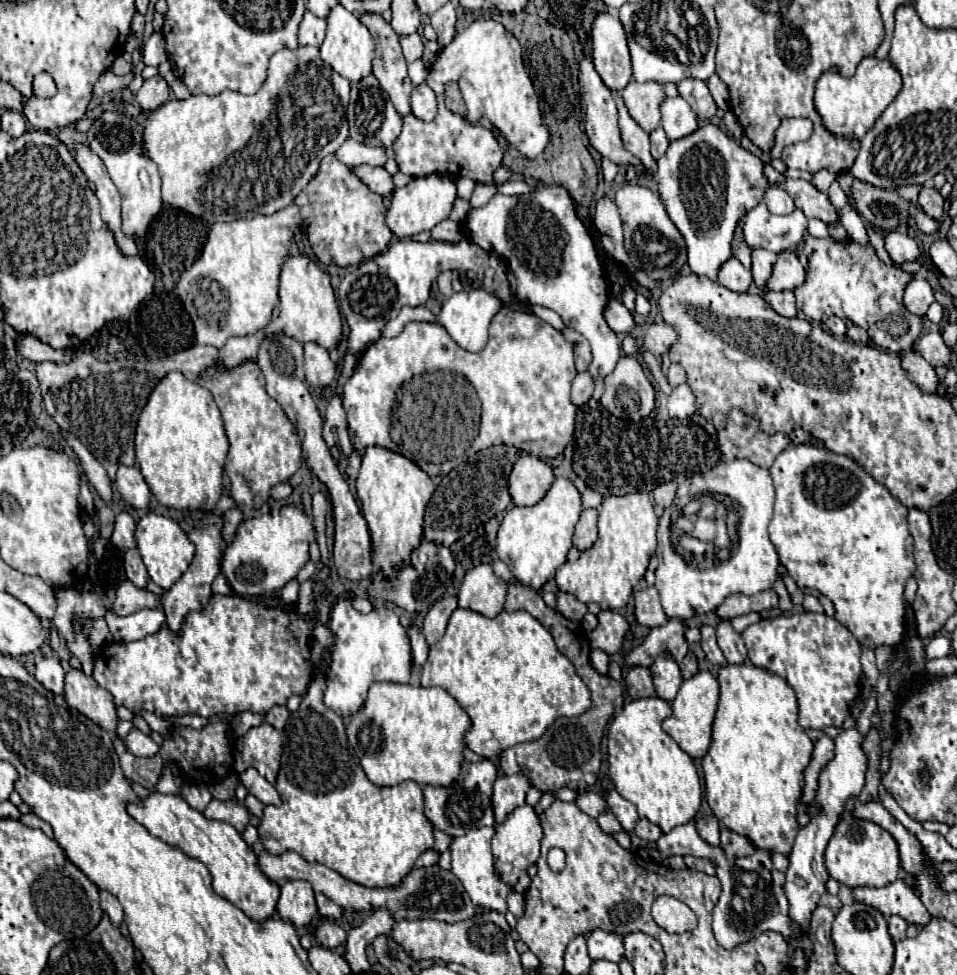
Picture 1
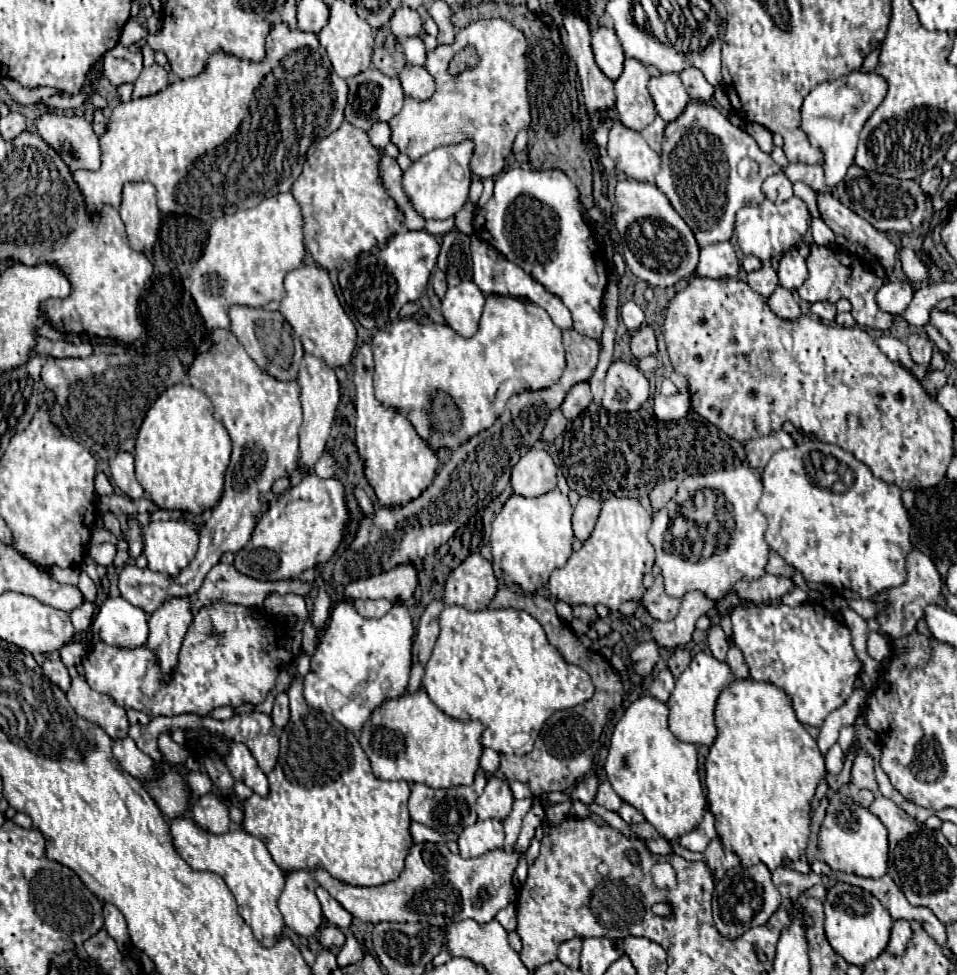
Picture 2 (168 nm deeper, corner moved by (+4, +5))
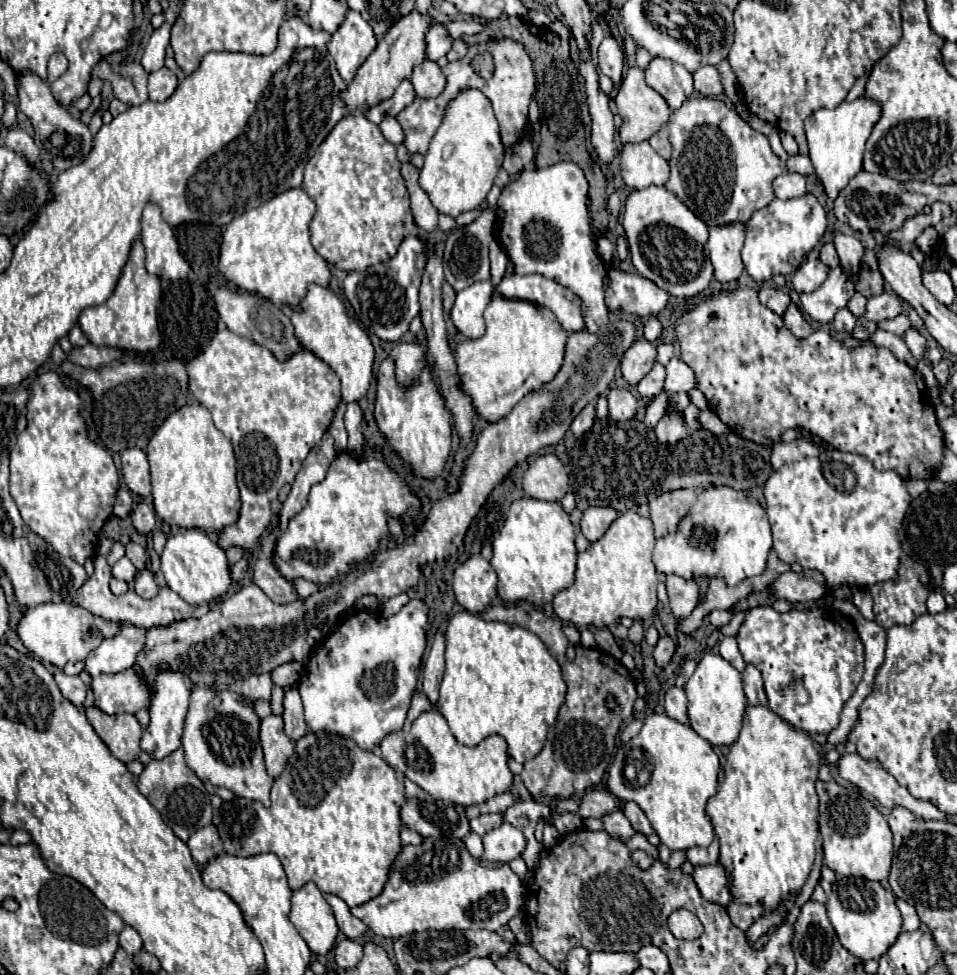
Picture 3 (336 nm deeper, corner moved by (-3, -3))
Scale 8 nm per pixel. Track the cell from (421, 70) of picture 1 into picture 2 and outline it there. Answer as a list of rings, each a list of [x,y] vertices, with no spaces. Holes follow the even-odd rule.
[[[421,38],[401,40],[401,44],[403,44],[407,64],[411,64],[411,66],[423,66],[425,64],[425,46],[423,46]]]

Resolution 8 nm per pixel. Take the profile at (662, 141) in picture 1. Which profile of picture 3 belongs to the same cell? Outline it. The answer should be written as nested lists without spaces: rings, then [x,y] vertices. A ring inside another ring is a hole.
[[[662,126],[654,136],[650,136],[650,146],[664,158],[664,160],[670,160],[670,154],[672,154],[672,146],[668,142],[668,126]]]

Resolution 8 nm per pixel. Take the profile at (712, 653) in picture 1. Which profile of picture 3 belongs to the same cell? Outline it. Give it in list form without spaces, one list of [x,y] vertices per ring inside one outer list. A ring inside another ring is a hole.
[[[724,636],[718,648],[720,648],[720,656],[722,656],[724,660],[728,660],[736,670],[742,672],[742,670],[746,668],[746,662],[744,662],[740,650],[738,650],[738,642],[736,642],[734,636]]]

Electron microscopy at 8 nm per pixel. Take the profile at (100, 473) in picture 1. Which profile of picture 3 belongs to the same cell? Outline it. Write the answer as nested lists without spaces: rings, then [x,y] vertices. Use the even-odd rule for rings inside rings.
[[[120,488],[118,496],[116,496],[116,504],[114,504],[114,516],[128,518],[130,512],[132,512],[132,496],[126,488]]]

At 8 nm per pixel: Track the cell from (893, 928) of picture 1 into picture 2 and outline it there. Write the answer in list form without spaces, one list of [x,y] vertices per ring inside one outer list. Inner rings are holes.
[[[895,920],[893,928],[891,928],[891,940],[889,940],[887,950],[893,952],[893,954],[901,954],[905,950],[905,946],[907,946],[909,938],[911,938],[909,922],[907,920]]]

